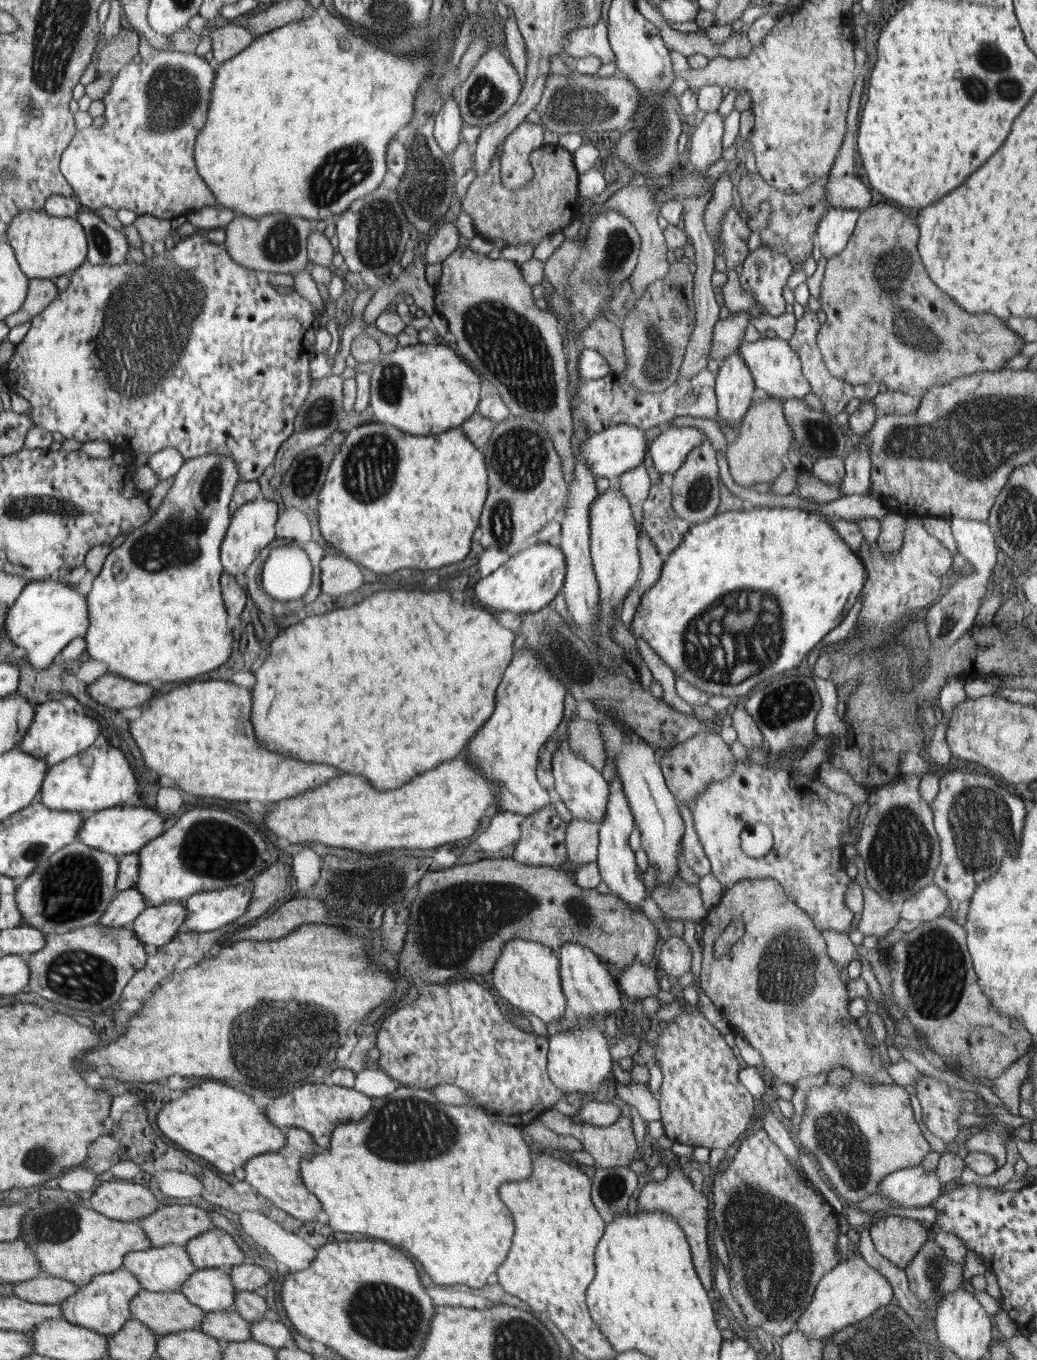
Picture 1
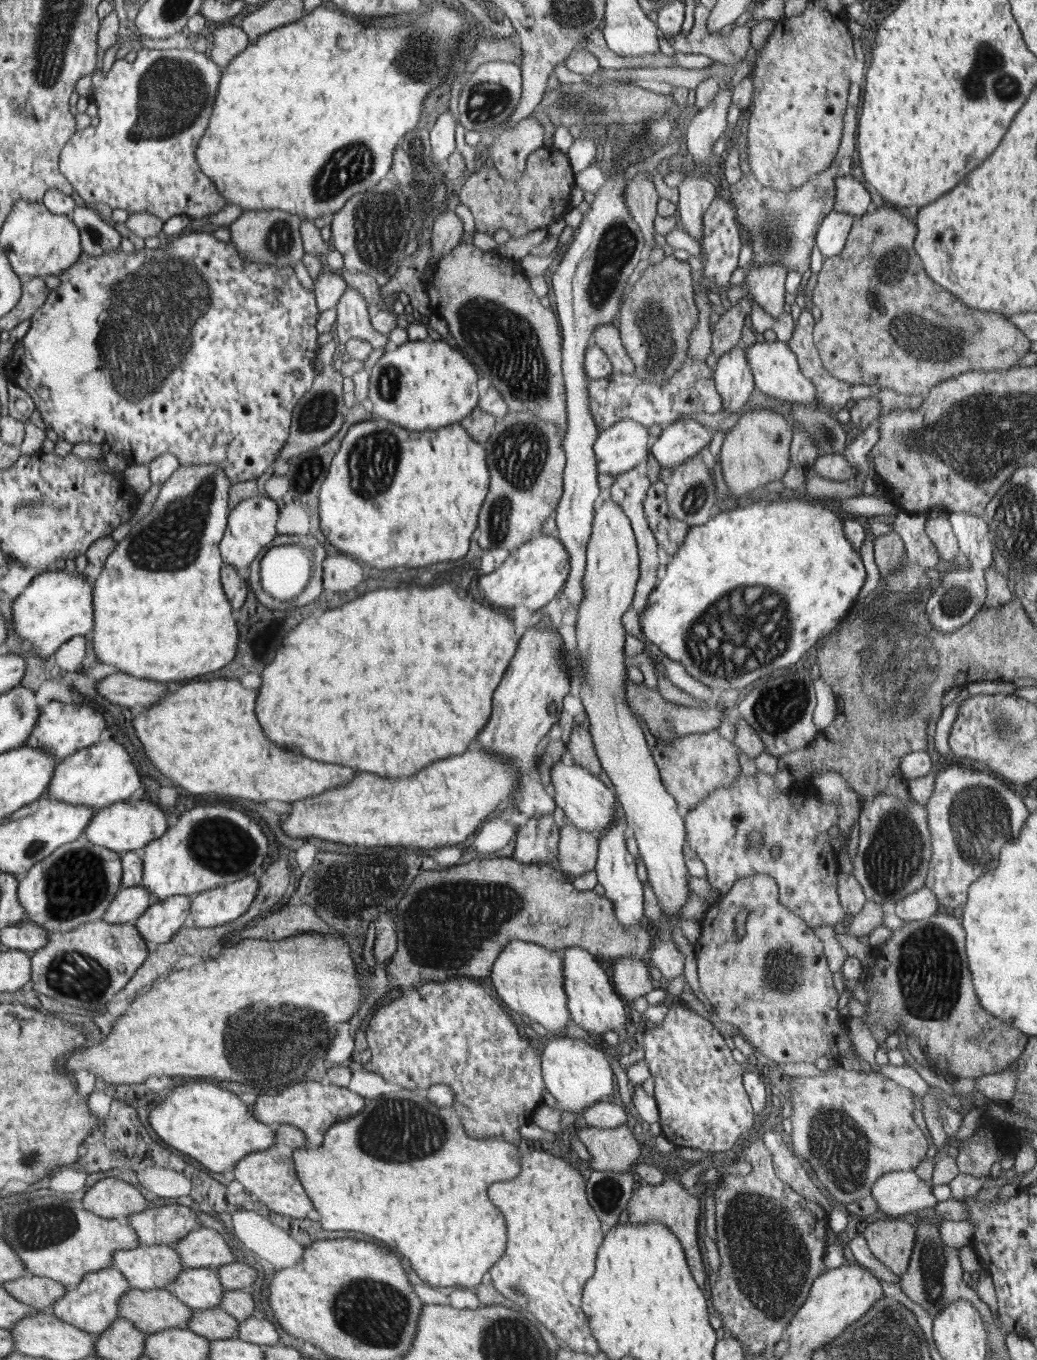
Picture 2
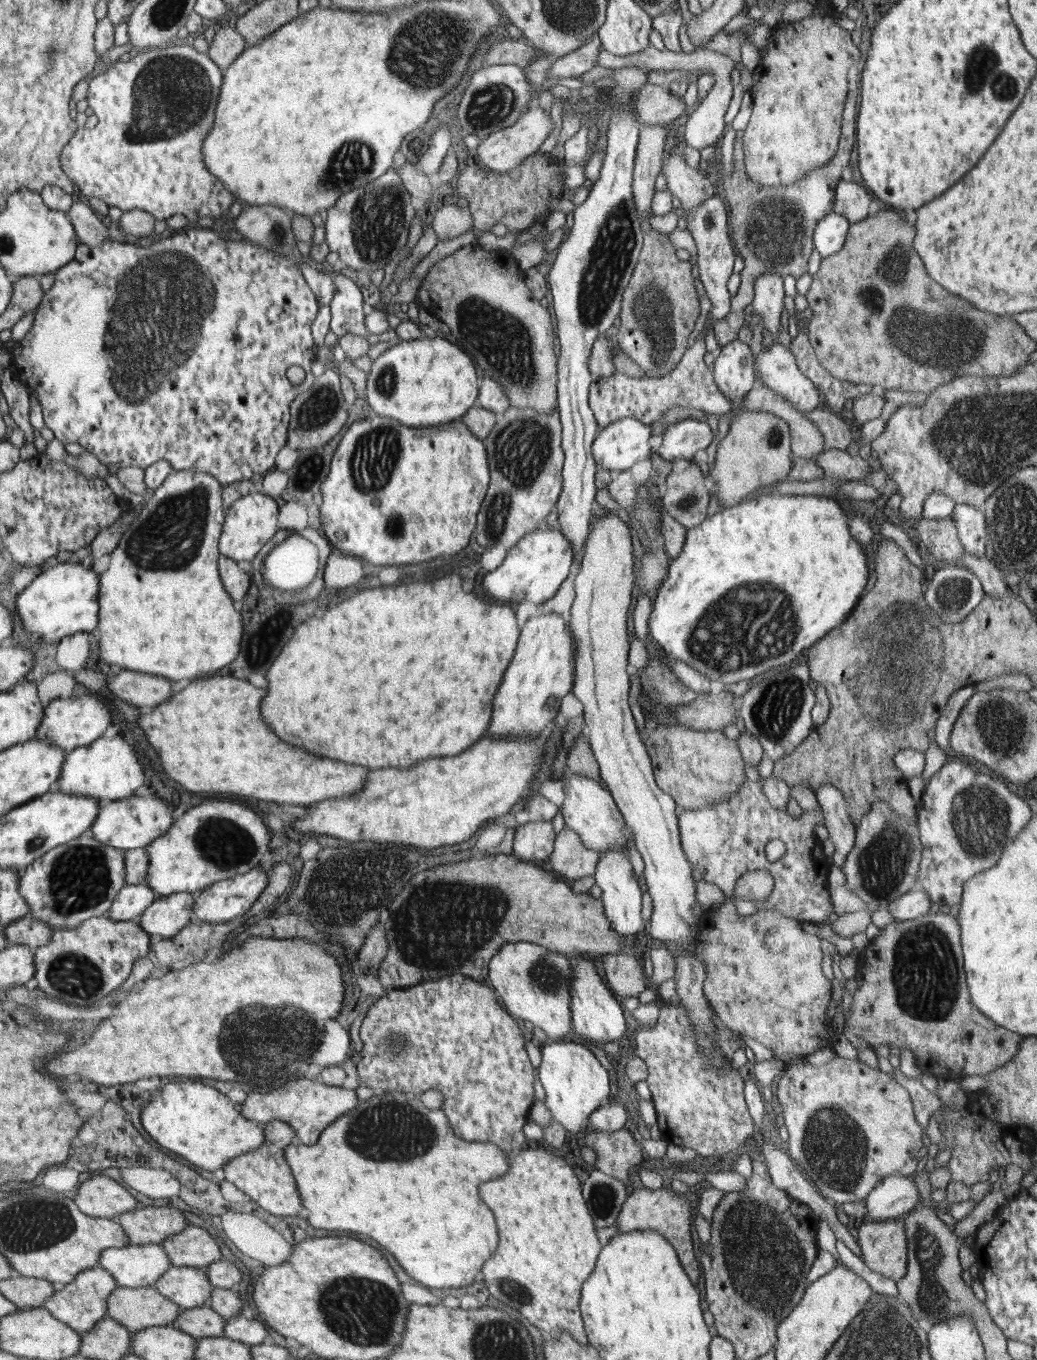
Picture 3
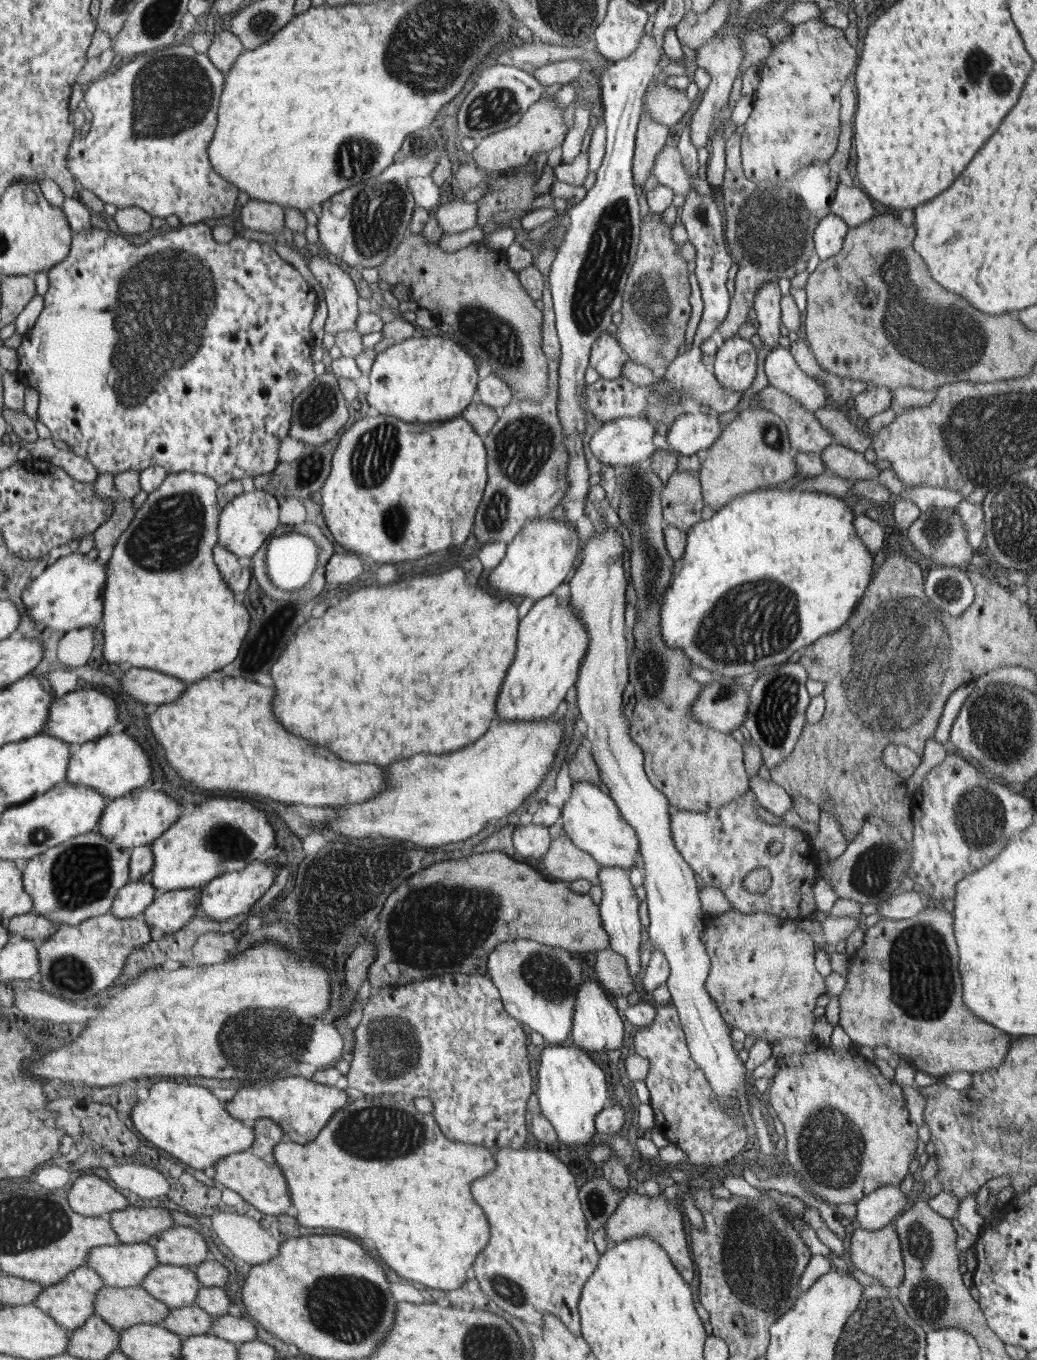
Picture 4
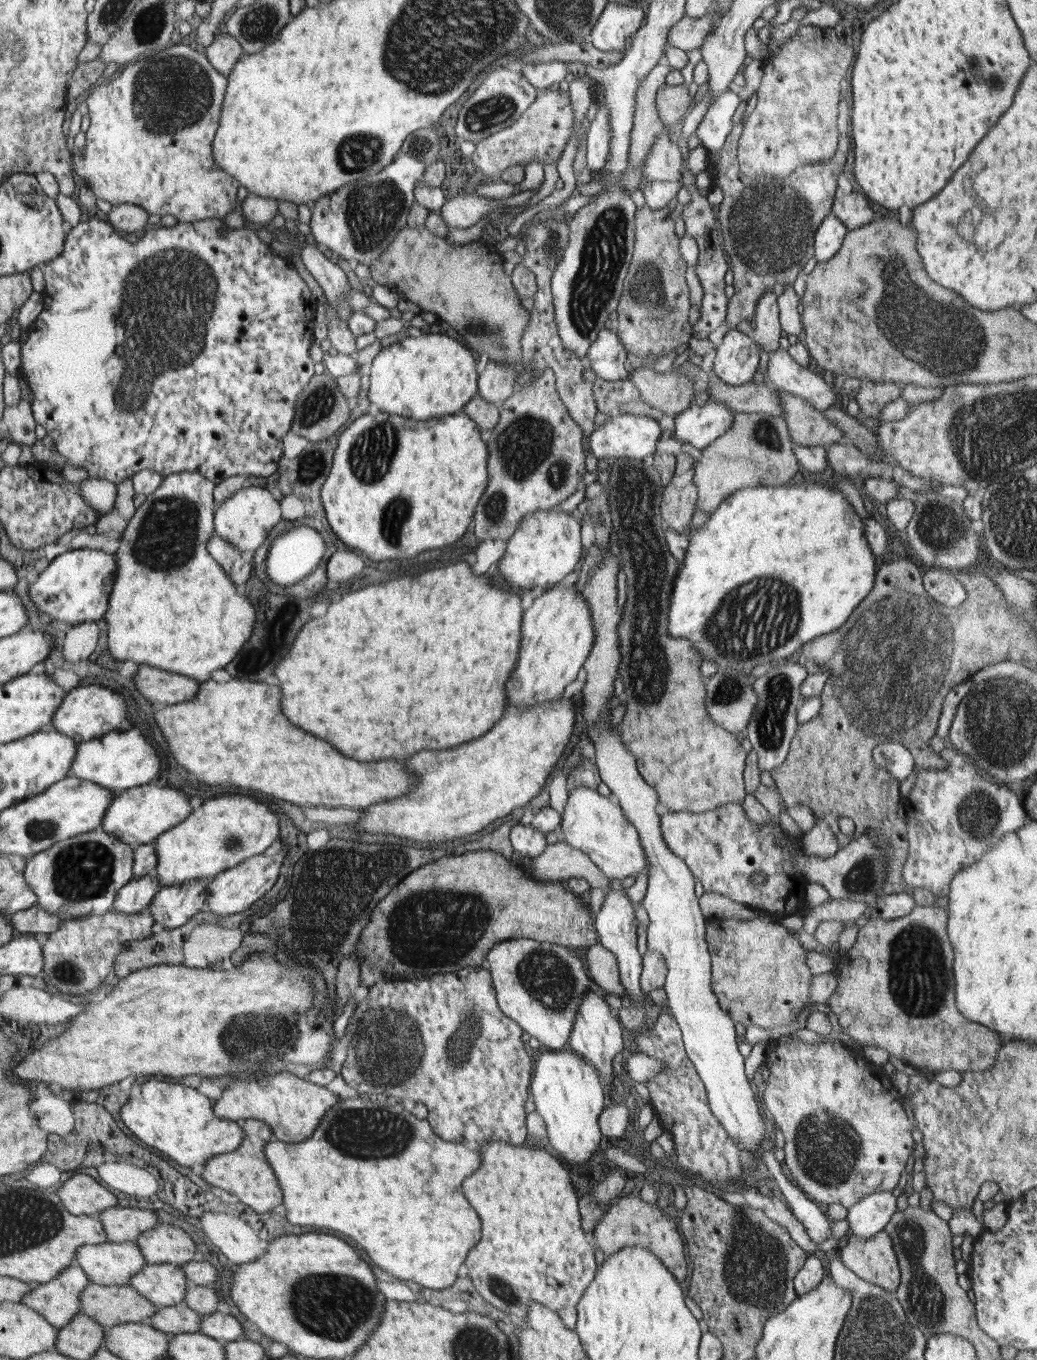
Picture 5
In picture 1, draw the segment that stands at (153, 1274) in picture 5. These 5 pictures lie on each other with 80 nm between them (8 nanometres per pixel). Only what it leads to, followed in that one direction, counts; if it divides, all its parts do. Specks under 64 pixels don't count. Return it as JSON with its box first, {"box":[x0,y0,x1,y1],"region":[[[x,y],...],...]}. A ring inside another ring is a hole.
{"box":[180,1269,237,1313],"region":[[[198,1269],[180,1288],[190,1304],[204,1309],[206,1313],[216,1310],[232,1310],[237,1288],[228,1269]]]}

